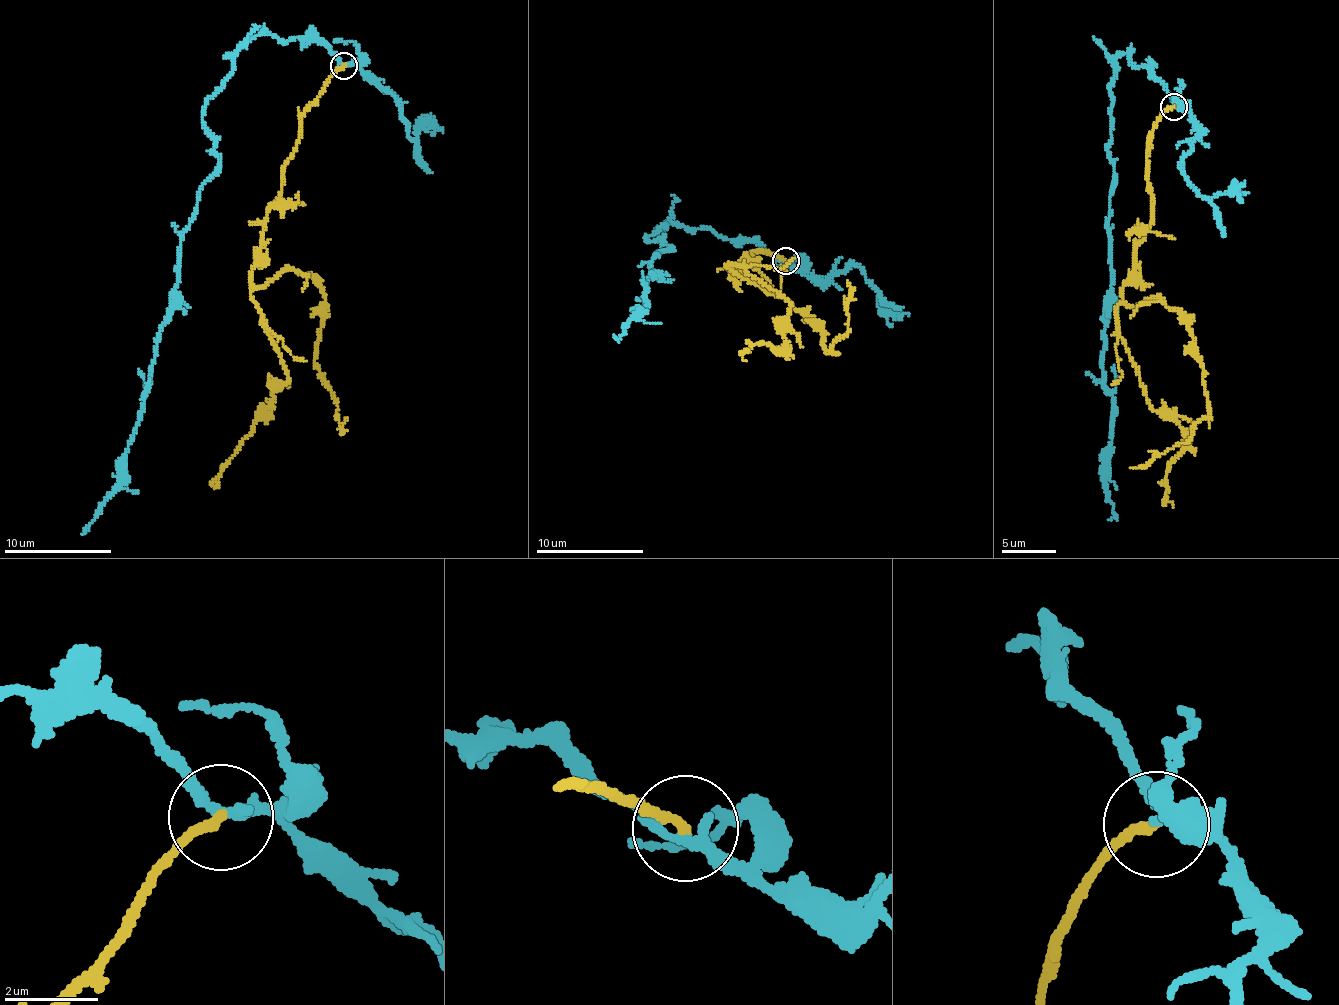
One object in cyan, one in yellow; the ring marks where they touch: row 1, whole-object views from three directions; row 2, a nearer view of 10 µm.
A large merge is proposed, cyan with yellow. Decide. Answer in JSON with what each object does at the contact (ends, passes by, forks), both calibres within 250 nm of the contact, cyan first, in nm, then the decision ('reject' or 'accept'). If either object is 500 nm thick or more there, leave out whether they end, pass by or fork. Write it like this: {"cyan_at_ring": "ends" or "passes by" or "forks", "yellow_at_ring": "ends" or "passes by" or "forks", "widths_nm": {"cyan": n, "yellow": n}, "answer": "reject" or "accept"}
{"cyan_at_ring": "passes by", "yellow_at_ring": "ends", "widths_nm": {"cyan": 240, "yellow": 200}, "answer": "accept"}

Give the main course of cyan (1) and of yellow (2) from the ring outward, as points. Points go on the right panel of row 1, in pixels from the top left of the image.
1: (1174, 107), (1166, 86), (1123, 52), (1107, 149), (1108, 519)
2: (1174, 107), (1147, 143), (1150, 224), (1123, 299), (1161, 300), (1185, 317), (1208, 414), (1184, 443), (1130, 468)

